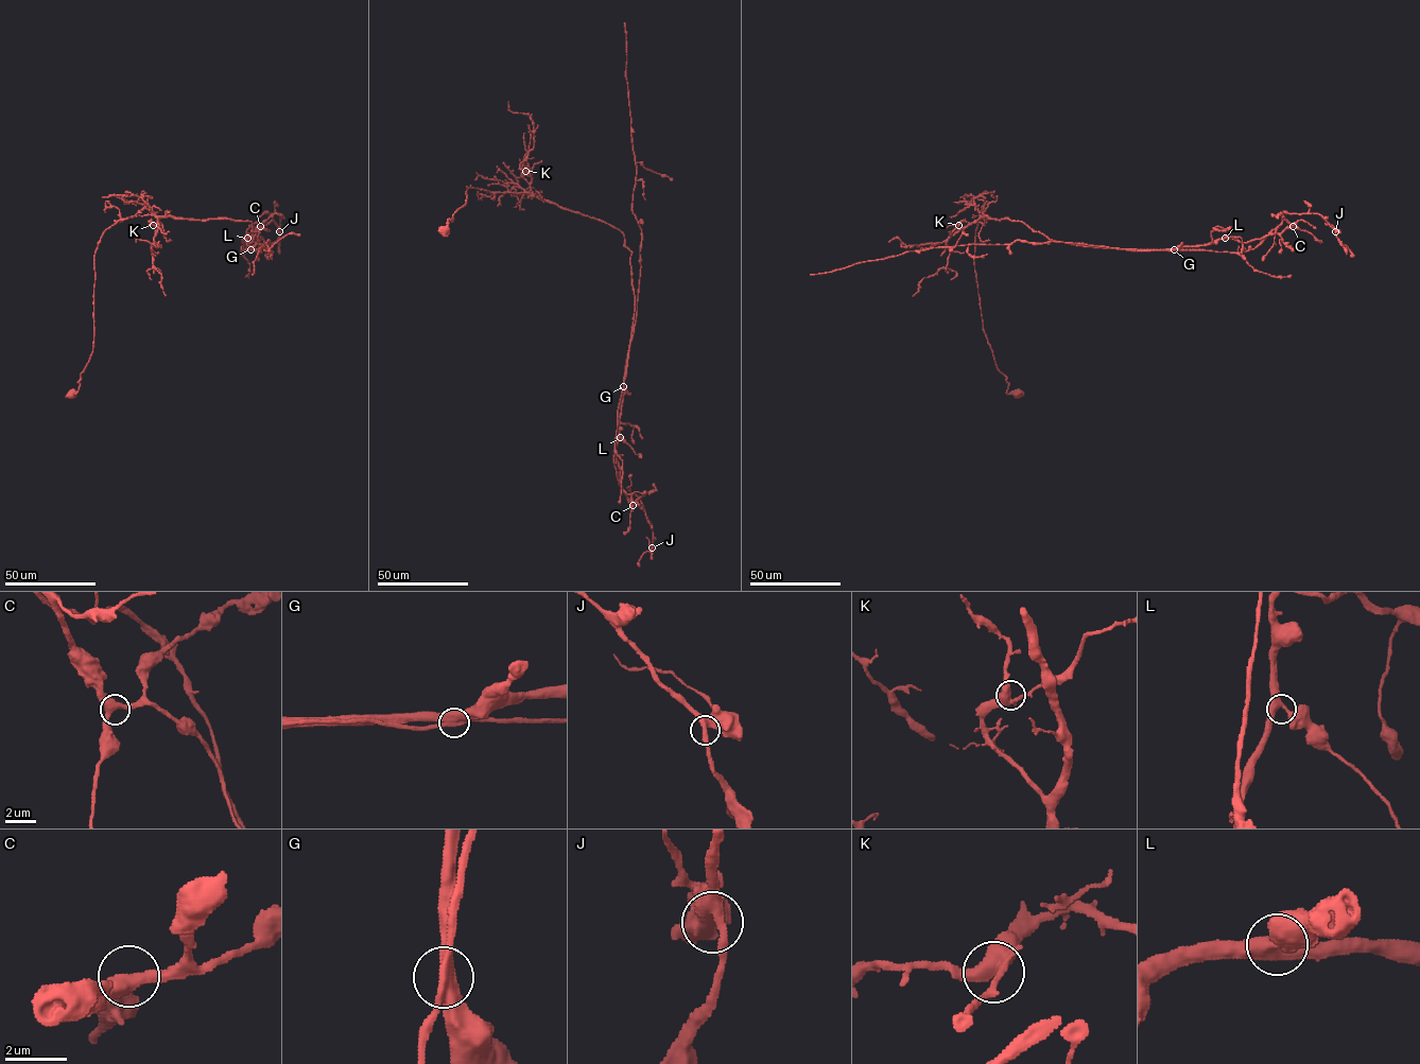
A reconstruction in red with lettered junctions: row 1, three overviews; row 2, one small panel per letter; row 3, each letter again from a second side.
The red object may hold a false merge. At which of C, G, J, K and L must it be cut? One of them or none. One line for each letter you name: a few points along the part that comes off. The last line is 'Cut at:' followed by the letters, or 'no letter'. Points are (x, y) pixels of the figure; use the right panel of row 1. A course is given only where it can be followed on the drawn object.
G: (1174, 250), (1132, 250), (1060, 241), (1016, 240), (1004, 244), (908, 250), (811, 275)
Cut at: G

